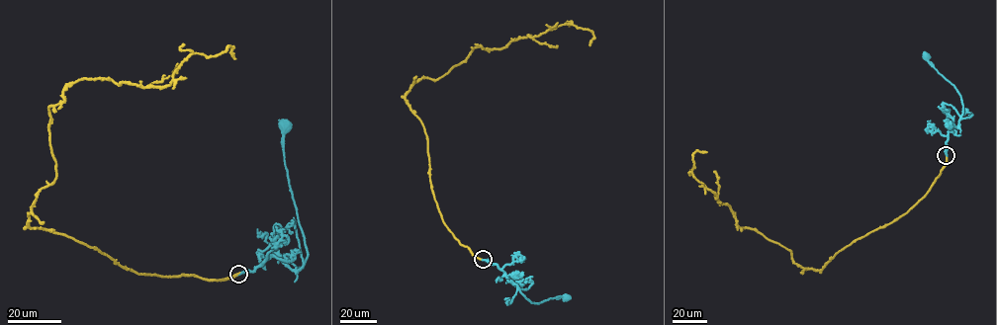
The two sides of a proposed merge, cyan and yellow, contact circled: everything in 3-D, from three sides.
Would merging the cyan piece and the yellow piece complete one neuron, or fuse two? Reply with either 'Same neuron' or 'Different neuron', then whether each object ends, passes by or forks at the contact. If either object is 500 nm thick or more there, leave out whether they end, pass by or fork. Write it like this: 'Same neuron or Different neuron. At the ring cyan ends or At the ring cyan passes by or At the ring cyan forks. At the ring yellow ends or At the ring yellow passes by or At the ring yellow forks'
Same neuron. At the ring cyan ends. At the ring yellow ends

